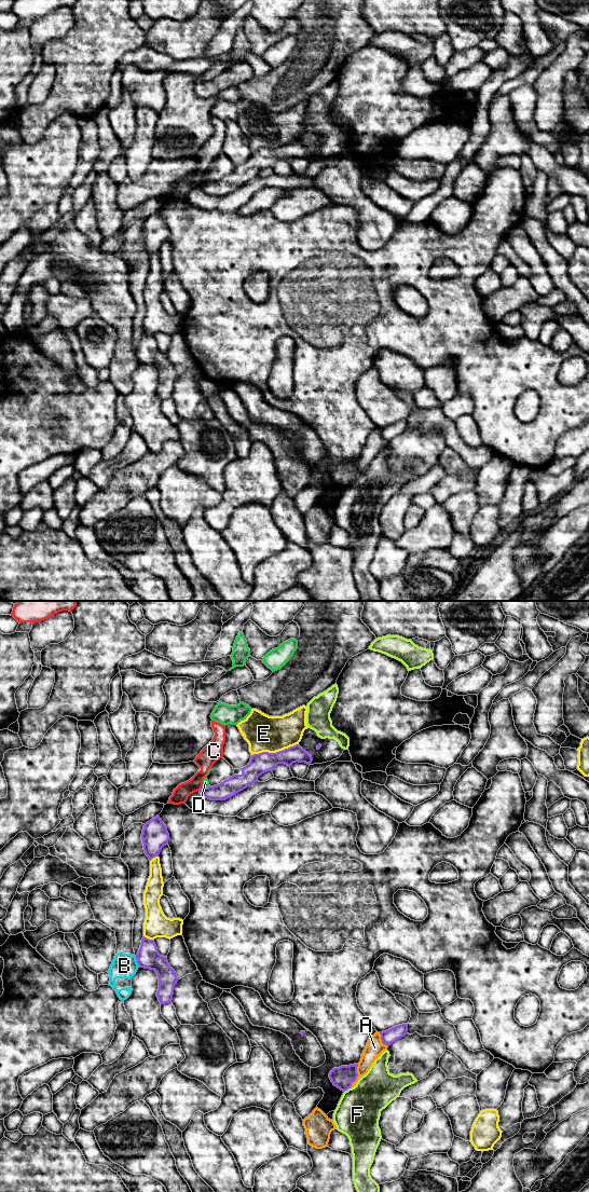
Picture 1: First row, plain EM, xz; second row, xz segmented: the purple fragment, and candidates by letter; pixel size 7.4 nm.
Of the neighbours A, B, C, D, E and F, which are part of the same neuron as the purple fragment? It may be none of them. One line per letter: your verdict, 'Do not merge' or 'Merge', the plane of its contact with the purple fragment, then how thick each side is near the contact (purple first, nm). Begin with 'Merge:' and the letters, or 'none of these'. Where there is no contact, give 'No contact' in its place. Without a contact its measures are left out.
Merge: none of these
A: Do not merge. Touches purple in xz. Thickness 160 nm (purple) against 140 nm
B: Do not merge. Touches purple in xz. Thickness 170 nm (purple) against 190 nm
C: Do not merge. Touches purple in xz. Thickness 140 nm (purple) against 140 nm
D: Do not merge. Touches purple in xz. Thickness 140 nm (purple) against 50 nm
E: Do not merge. Touches purple in xz. Thickness 150 nm (purple) against 280 nm
F: Do not merge. Touches purple in xz. Thickness 160 nm (purple) against 320 nm

